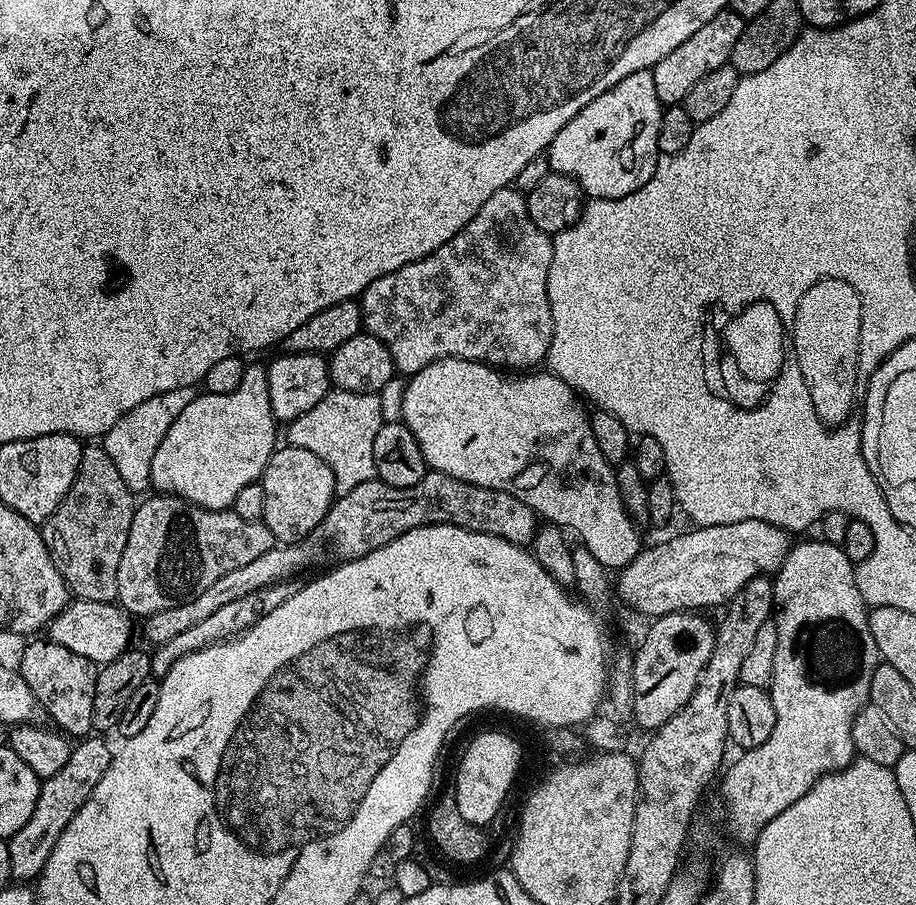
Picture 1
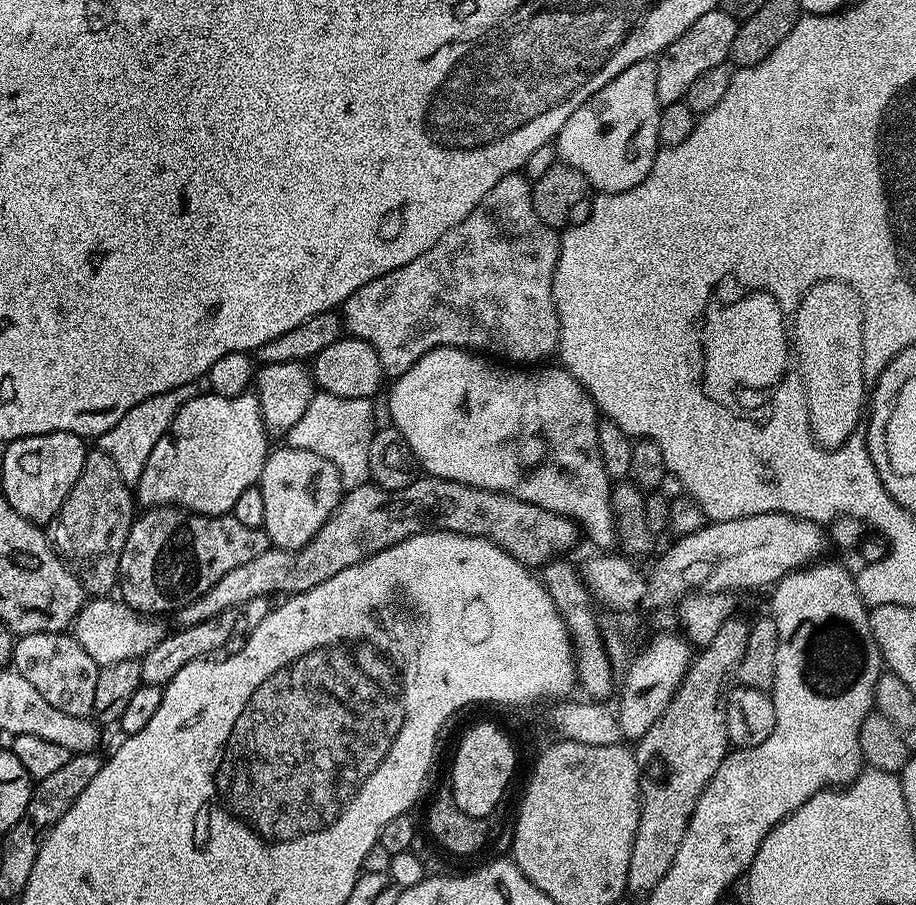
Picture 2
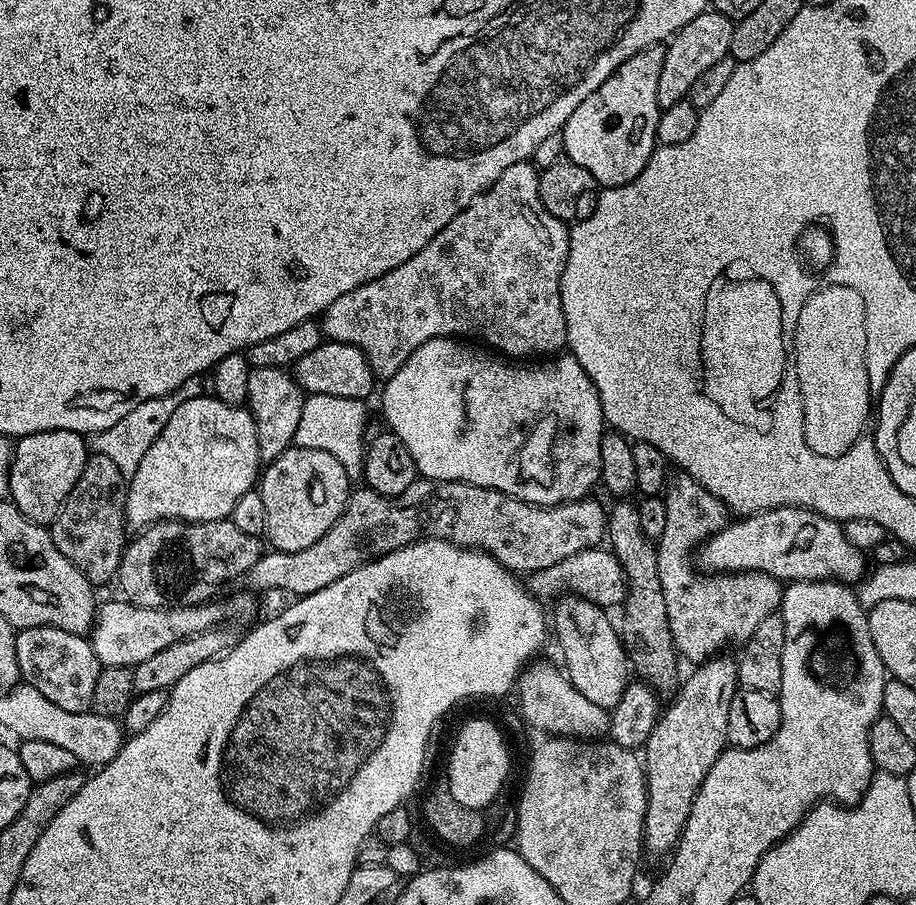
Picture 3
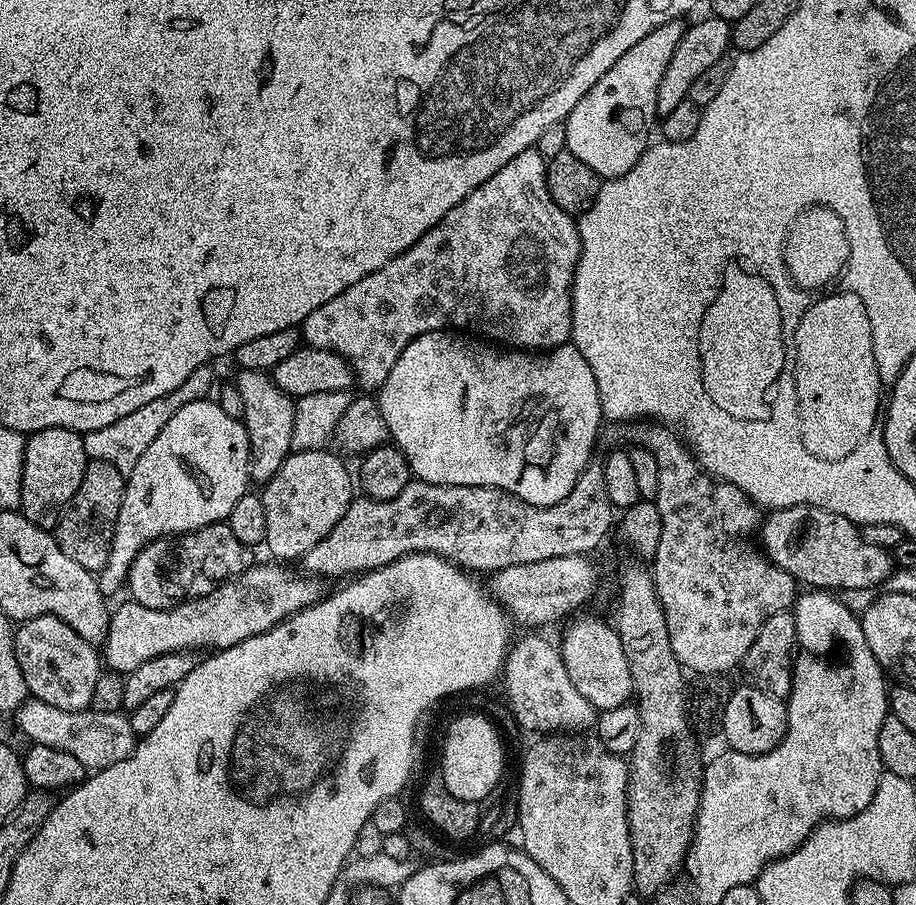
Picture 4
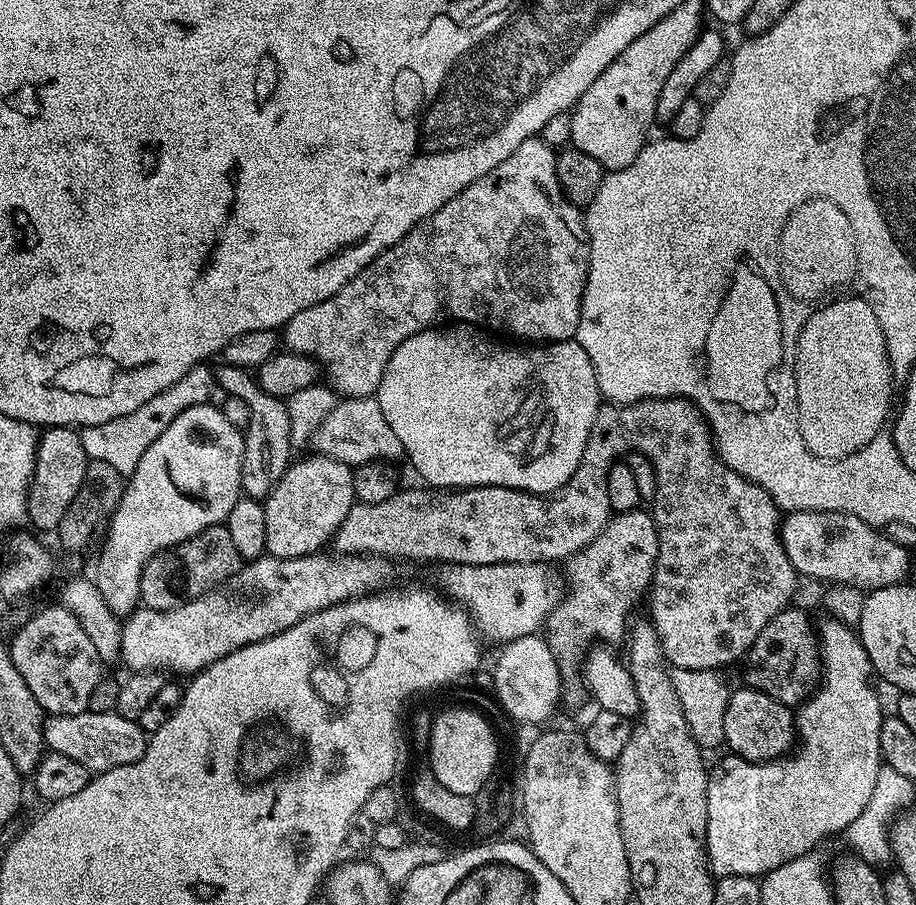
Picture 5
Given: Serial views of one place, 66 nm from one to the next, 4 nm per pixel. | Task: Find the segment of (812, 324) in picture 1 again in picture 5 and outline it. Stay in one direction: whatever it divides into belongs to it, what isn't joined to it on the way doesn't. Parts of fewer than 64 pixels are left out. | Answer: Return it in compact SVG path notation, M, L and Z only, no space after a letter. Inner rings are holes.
M863 298L857 300L836 300L833 304L828 304L825 308L820 308L816 313L809 315L805 319L802 330L796 333L796 353L791 360L791 368L794 370L796 379L796 392L794 395L794 411L796 414L796 427L800 430L802 442L818 458L823 460L844 460L848 456L853 456L858 450L862 450L874 439L885 427L884 419L888 416L888 407L892 404L892 384L894 377L890 370L890 362L886 354L886 342L882 334L882 326L878 326L878 318L874 318L874 310L868 305L868 301Z

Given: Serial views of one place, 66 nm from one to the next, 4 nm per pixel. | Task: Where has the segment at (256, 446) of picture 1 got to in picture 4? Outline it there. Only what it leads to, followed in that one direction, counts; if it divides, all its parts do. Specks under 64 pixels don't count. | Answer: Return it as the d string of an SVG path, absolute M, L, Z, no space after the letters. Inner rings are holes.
M212 398L182 406L159 431L154 442L146 447L141 458L135 463L134 470L126 476L122 510L118 510L110 558L98 574L100 589L106 594L112 594L119 588L121 591L125 587L134 558L138 558L138 554L150 542L160 540L164 536L180 536L202 526L227 521L230 510L234 510L235 504L238 503L238 498L242 498L249 491L249 462L250 442L243 419L226 414L226 410L222 410L219 402Z

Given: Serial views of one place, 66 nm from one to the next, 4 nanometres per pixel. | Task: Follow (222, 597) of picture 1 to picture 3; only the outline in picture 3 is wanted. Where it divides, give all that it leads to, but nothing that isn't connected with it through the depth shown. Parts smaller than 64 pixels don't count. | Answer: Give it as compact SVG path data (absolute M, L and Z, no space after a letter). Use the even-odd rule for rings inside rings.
M417 478L410 486L406 486L406 490L402 490L402 494L397 496L383 496L378 494L373 488L360 486L360 489L353 491L348 497L346 506L342 510L342 514L338 518L338 522L334 522L334 526L330 526L330 530L326 530L326 534L322 534L322 538L318 538L318 542L314 542L314 546L306 546L306 550L298 550L297 552L278 552L275 550L265 551L264 555L258 558L258 562L254 562L254 566L249 570L246 577L247 583L253 584L251 587L257 593L260 592L289 592L289 597L299 598L301 596L309 596L318 590L322 590L326 586L330 586L330 582L338 582L338 578L342 578L346 574L350 574L350 570L354 570L363 564L369 564L371 560L382 558L386 554L390 554L399 548L405 548L408 544L414 544L417 540L449 540L452 544L456 544L460 548L474 548L478 552L486 552L494 557L503 568L507 568L513 574L531 574L538 570L546 570L546 566L554 566L558 562L562 562L562 558L570 558L570 554L578 554L587 548L595 548L605 539L606 536L606 508L593 498L585 498L575 502L566 504L553 504L545 506L542 504L526 504L524 501L514 498L505 492L499 492L493 488L483 488L482 486L474 486L473 484L459 484L453 480L426 480Z

